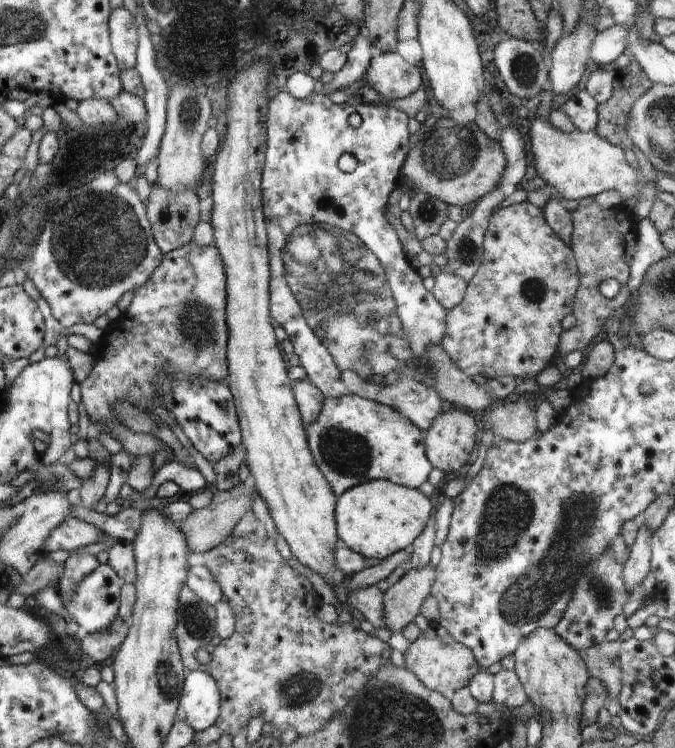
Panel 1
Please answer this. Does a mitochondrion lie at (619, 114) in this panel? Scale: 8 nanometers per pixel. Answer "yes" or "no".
yes

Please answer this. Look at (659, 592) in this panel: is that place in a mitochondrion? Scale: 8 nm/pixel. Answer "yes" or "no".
no

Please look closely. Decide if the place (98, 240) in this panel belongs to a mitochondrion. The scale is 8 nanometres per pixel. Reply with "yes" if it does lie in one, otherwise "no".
yes

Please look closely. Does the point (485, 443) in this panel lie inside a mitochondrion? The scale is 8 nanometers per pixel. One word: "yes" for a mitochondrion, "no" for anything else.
no

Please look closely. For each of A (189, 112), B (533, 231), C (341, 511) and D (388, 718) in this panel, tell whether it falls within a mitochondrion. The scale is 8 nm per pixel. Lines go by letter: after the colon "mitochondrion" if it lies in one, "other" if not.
A: mitochondrion
B: other
C: other
D: mitochondrion

